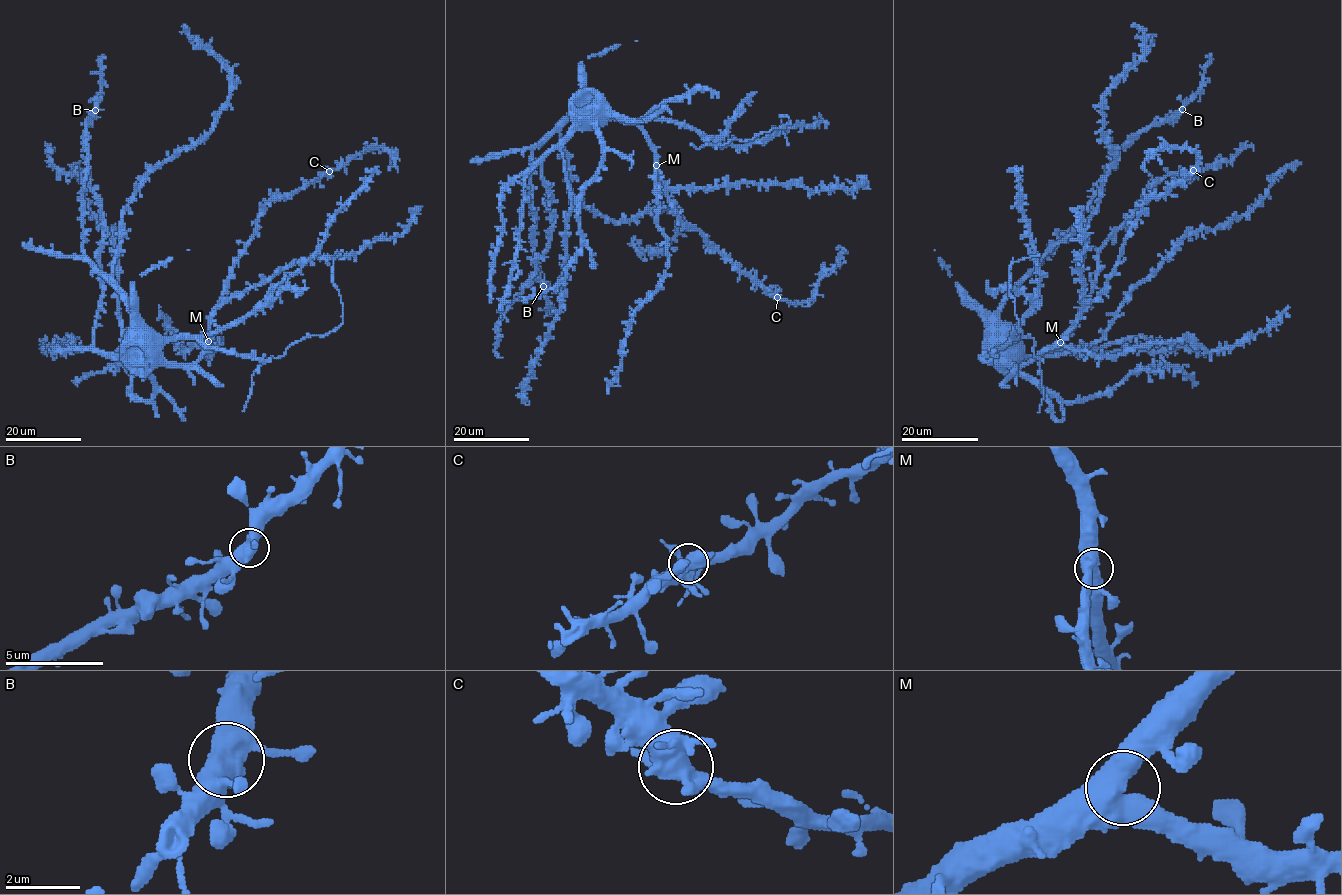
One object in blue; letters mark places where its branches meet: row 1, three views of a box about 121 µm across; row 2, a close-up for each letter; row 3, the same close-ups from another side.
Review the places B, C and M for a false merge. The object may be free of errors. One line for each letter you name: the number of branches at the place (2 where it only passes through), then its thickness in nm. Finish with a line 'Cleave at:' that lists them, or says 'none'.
Cleave at: none

